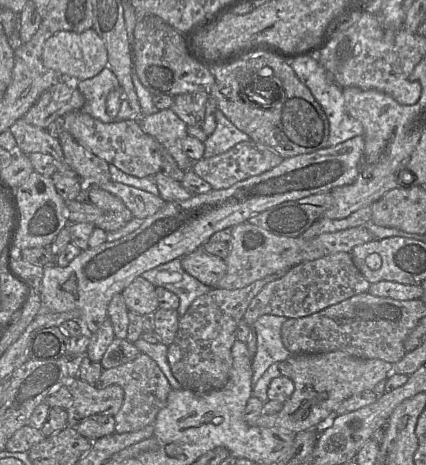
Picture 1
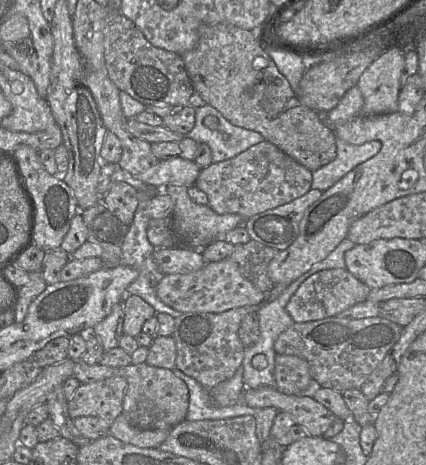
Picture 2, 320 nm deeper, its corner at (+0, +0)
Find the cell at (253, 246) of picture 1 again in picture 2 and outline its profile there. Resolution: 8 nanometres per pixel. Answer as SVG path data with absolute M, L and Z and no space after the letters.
M228 258L207 262L201 269L188 274L168 274L158 283L158 298L166 305L181 312L221 313L243 306L260 306L266 294L257 289Z

